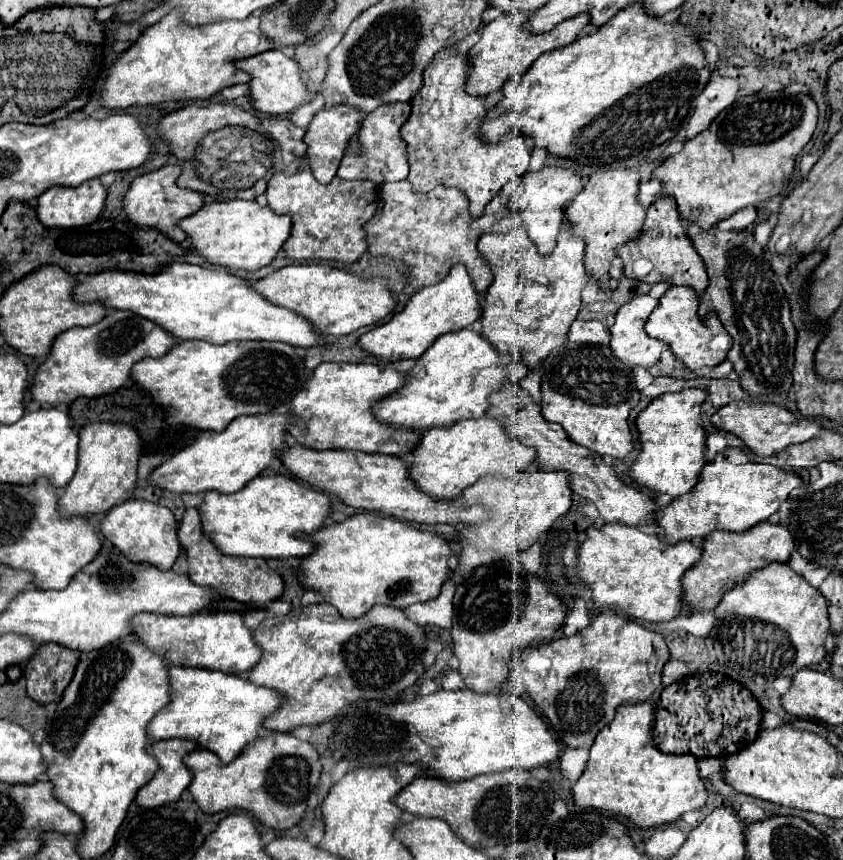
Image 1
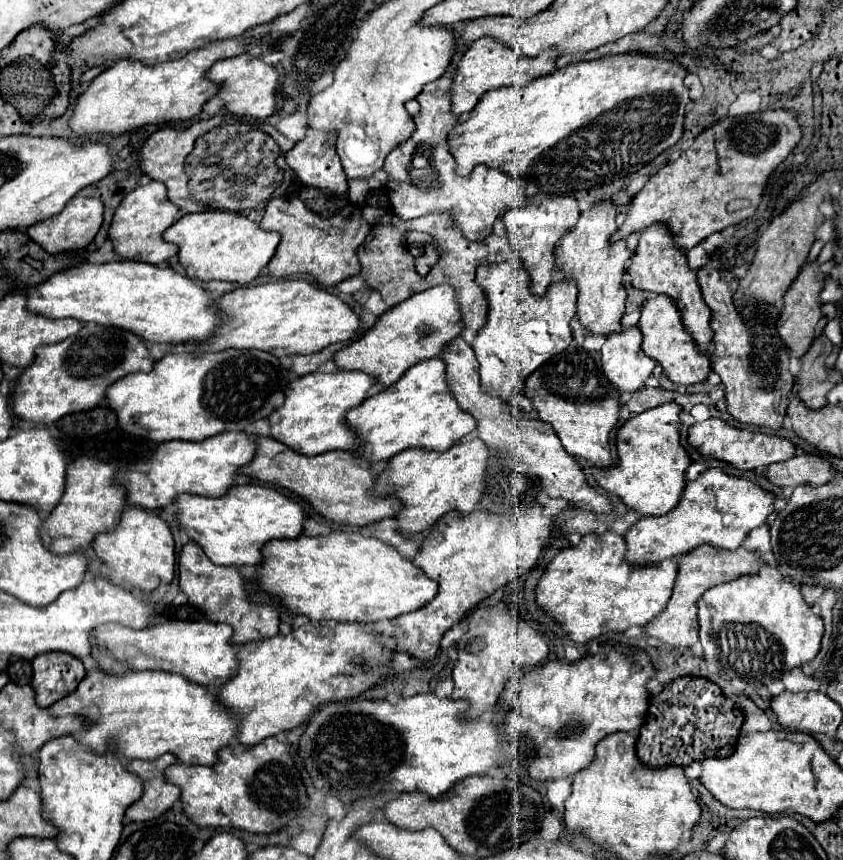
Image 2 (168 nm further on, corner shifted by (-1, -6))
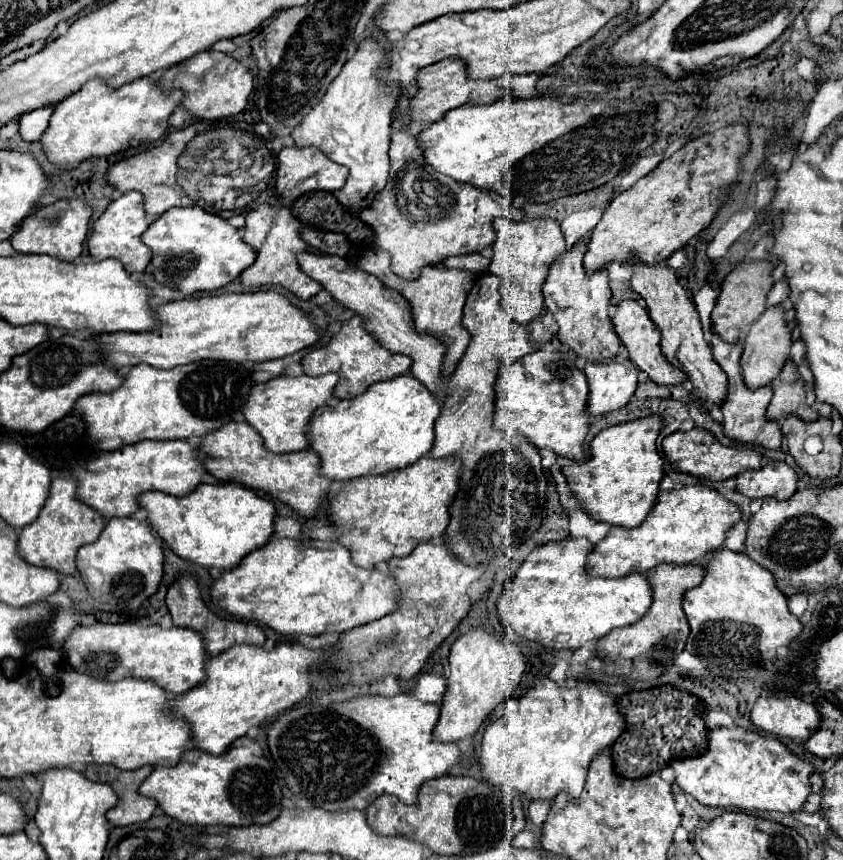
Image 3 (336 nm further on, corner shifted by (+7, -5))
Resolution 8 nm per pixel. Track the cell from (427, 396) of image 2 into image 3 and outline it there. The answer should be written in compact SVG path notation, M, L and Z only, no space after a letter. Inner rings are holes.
M397 376L391 382L377 382L371 384L371 388L367 388L361 396L355 396L351 400L337 400L335 404L327 404L325 408L319 408L317 412L313 412L313 420L309 420L309 448L313 448L319 456L319 464L321 464L321 474L329 480L351 480L351 478L361 478L361 476L377 476L377 474L385 474L391 472L393 468L405 468L409 464L413 464L417 458L425 456L431 448L433 448L433 422L437 420L441 412L441 404L437 402L437 398L413 376Z

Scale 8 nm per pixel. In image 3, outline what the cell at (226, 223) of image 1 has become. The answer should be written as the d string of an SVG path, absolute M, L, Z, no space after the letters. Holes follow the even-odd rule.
M197 206L171 208L163 212L141 236L153 252L153 278L159 284L181 290L183 294L213 292L241 276L255 262L255 250L241 240L237 228L217 214L209 214Z

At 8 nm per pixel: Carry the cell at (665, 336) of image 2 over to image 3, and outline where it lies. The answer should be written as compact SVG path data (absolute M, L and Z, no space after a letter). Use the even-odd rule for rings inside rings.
M623 300L619 306L617 306L617 312L615 312L615 316L611 318L611 322L613 322L613 330L615 330L615 334L619 336L619 340L621 340L621 344L627 348L627 354L629 354L629 360L639 368L639 370L643 370L643 372L647 372L647 376L655 382L655 384L683 384L687 378L685 378L685 374L679 370L679 368L675 368L675 366L671 366L667 360L665 360L665 356L661 354L661 348L659 348L659 342L661 342L661 334L659 334L659 330L655 328L655 324L651 322L651 318L649 318L649 314L647 314L647 310L639 304L639 302L635 302L635 300Z

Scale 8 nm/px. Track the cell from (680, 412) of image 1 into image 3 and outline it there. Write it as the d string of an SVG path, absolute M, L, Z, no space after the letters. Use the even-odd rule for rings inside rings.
M659 416L605 428L591 440L587 462L575 462L561 468L585 514L597 522L621 528L639 526L647 518L655 506L655 494L663 478L663 458L655 448L659 428Z

